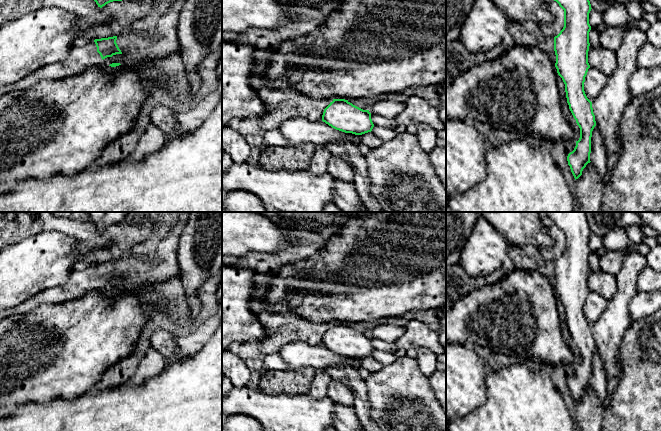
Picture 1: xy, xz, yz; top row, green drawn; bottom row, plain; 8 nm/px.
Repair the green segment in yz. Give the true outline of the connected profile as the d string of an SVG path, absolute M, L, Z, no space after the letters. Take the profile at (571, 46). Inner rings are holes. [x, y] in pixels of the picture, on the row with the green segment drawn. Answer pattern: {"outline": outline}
{"outline": "M554 0L564 10L564 27L554 37L555 67L565 84L569 109L580 128L580 138L567 156L568 165L576 179L590 163L591 137L596 126L592 102L584 91L584 82L590 65L589 0Z"}

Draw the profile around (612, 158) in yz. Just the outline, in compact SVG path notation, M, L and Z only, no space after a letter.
M619 133L617 136L617 141L619 143L619 150L616 153L606 153L607 154L607 171L604 177L604 184L607 183L613 171L615 170L616 165L622 155L623 146L622 146L622 134Z

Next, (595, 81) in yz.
M590 67L584 82L584 91L590 101L596 99L607 85L608 76L603 72Z

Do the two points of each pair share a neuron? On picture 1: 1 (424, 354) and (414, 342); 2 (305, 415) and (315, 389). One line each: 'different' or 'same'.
1: different
2: different

